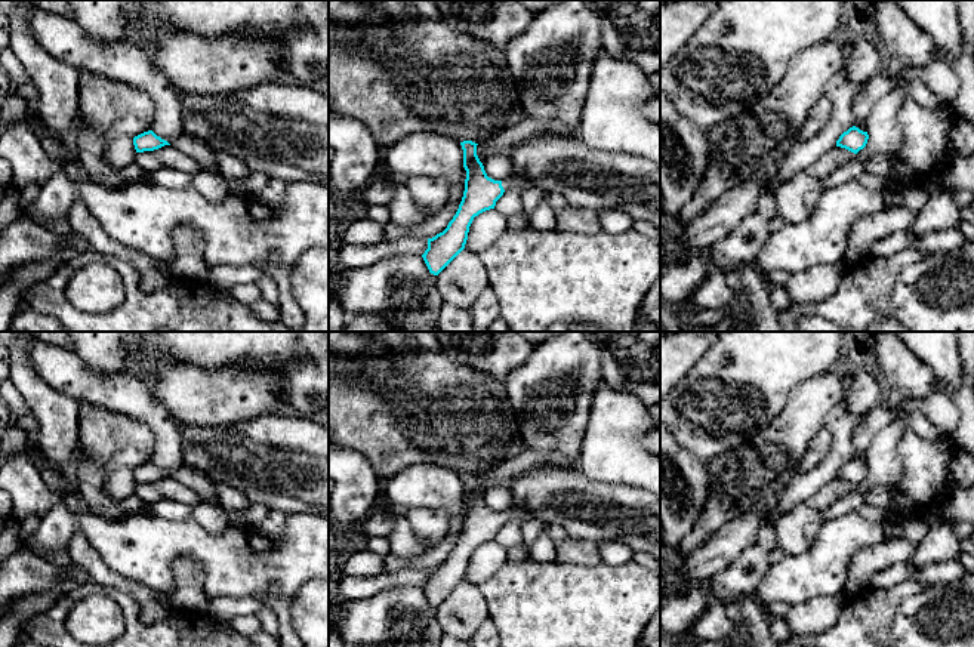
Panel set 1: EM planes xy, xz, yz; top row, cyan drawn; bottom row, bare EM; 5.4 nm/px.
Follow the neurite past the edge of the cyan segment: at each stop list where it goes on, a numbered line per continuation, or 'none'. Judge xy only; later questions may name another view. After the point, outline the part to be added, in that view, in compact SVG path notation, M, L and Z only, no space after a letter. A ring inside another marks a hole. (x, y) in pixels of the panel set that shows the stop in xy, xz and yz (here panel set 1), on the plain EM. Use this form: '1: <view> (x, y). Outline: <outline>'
none

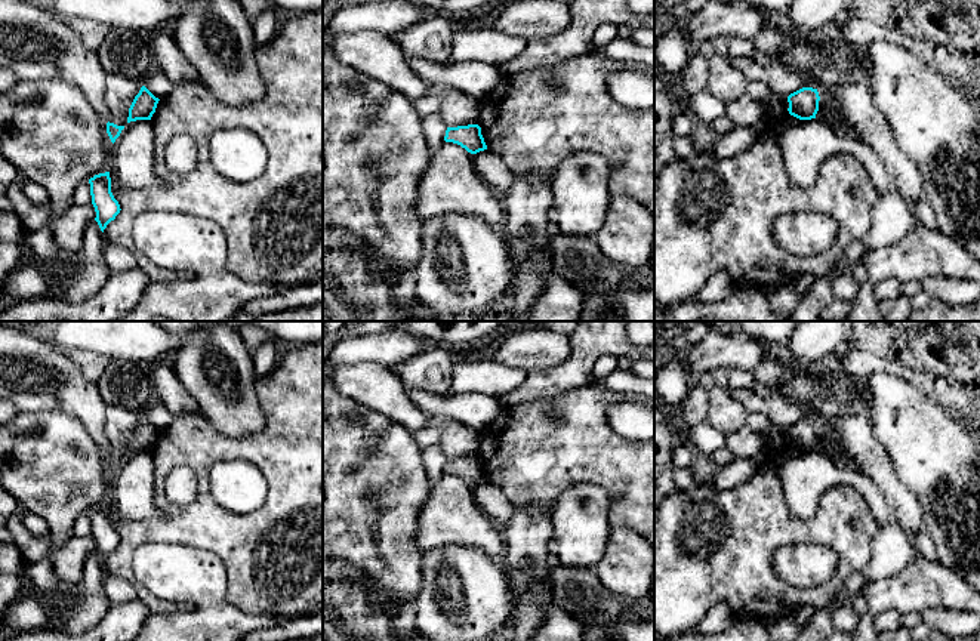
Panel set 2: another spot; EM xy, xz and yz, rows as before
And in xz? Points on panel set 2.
none

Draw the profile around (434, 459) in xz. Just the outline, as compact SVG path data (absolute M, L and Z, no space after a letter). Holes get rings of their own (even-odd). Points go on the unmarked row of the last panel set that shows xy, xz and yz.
M432 444L428 449L422 450L420 456L429 481L432 484L437 483L443 477L447 462L444 452L438 444Z

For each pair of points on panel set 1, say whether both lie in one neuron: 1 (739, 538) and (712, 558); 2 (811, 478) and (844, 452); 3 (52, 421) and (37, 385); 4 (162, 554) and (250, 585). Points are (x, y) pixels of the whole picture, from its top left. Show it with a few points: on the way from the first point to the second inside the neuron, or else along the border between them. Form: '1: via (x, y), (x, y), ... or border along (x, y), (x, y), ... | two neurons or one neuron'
1: via (733, 538), (718, 552) | one neuron
2: via (819, 475), (837, 458) | one neuron
3: via (52, 412), (37, 394) | one neuron
4: via (184, 548), (206, 548), (228, 563) | one neuron

